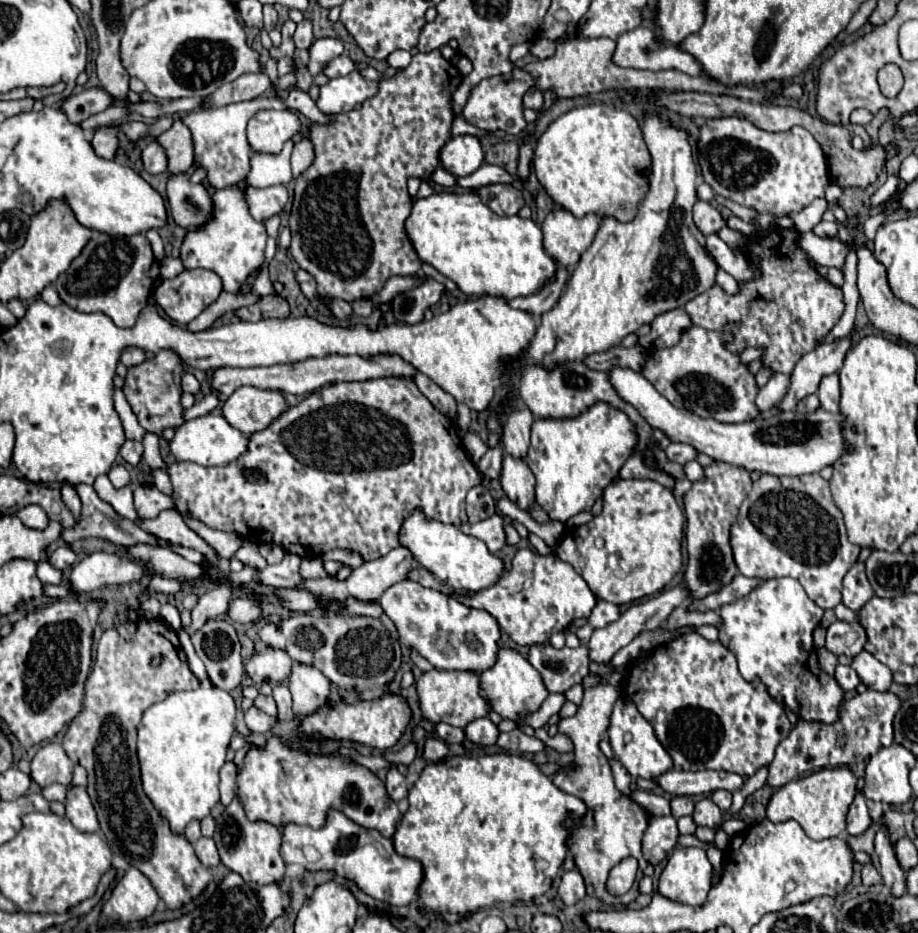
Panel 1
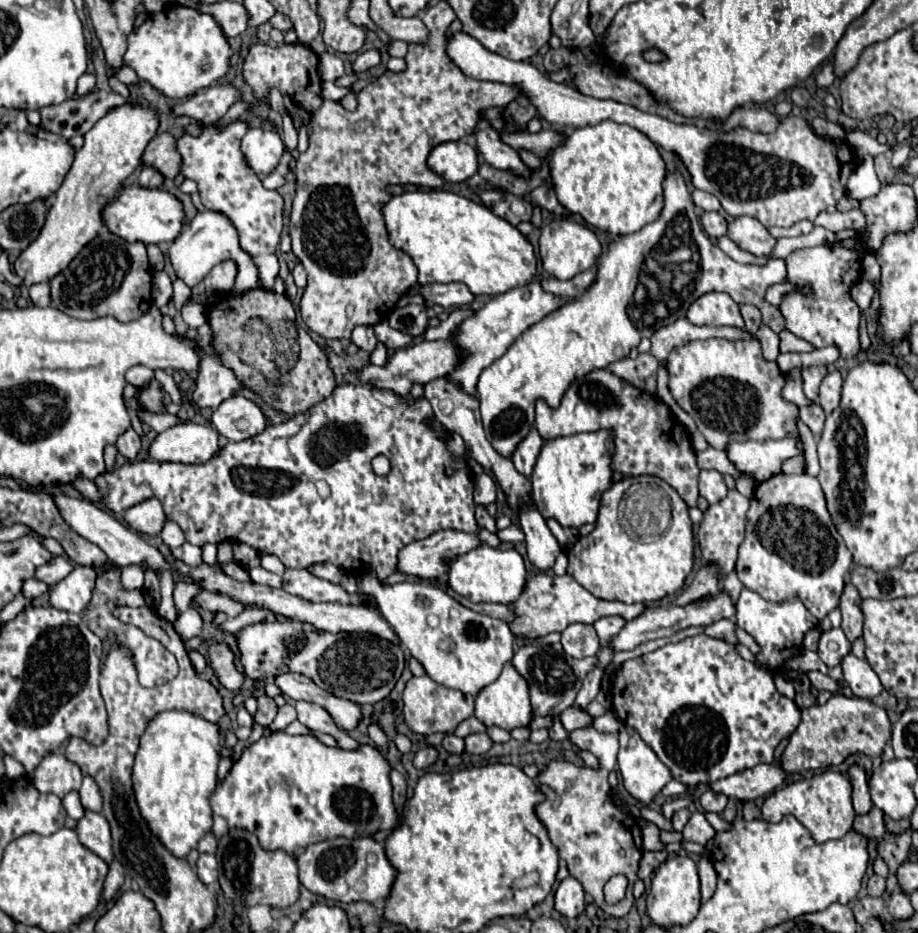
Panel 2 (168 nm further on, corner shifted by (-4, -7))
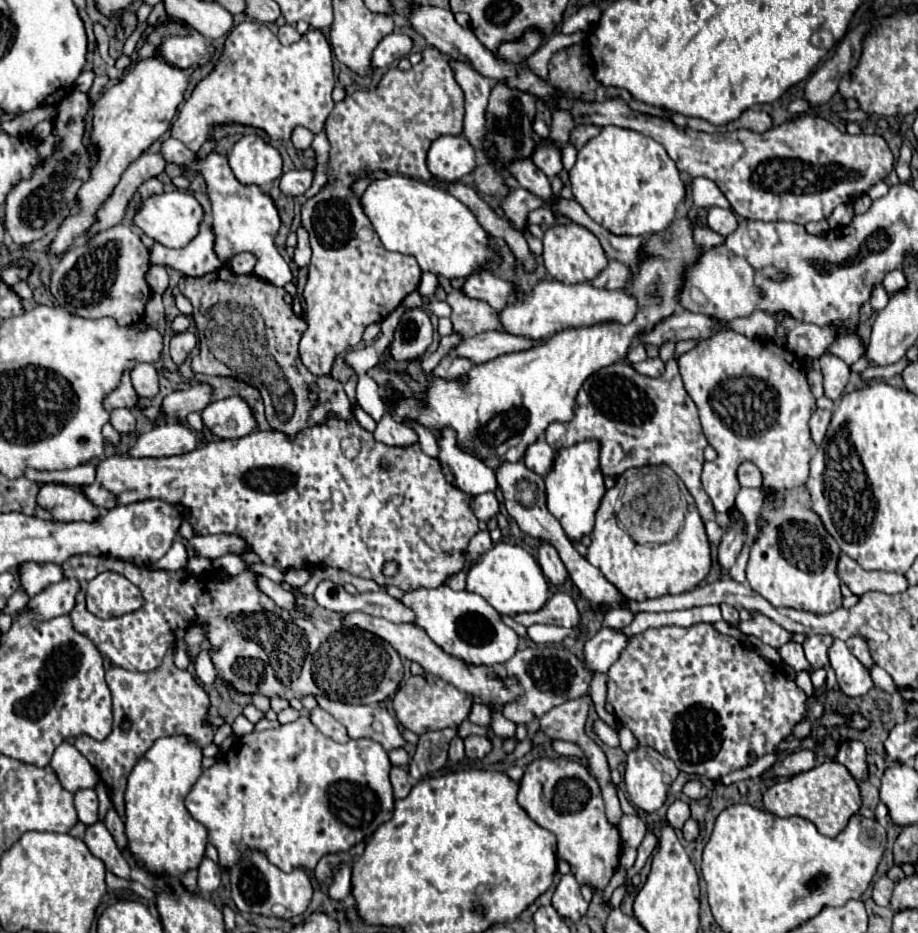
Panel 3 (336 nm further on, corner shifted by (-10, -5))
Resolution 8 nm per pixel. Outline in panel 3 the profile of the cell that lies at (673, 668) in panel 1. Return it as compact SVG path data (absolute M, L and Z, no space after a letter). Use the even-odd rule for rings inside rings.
M695 624L689 628L661 626L631 636L619 660L609 668L607 678L607 698L617 720L627 726L639 742L673 760L683 774L707 780L717 780L765 756L789 736L807 708L805 692L787 680L779 666L763 660L743 642L719 634L711 624Z

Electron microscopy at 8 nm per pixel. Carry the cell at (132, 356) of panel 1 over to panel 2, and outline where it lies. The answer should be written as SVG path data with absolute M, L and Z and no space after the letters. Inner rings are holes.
M133 366L133 368L127 370L125 380L127 380L129 384L133 384L135 388L141 390L141 388L145 388L145 386L153 380L153 370L147 368L147 366Z

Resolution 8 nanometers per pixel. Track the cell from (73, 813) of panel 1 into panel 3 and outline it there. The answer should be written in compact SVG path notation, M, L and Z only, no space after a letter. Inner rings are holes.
M97 820L95 824L87 826L83 842L87 844L87 848L91 850L93 856L103 860L107 870L111 870L119 878L129 878L129 864L125 862L119 848L115 846L115 840L109 834L109 830L105 828L103 820Z

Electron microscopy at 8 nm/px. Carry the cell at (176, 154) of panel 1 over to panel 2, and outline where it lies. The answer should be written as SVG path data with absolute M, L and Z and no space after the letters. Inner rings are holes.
M159 134L155 136L143 156L141 156L143 166L151 166L157 172L161 172L165 178L175 178L181 168L179 154L175 152L175 138L171 134Z

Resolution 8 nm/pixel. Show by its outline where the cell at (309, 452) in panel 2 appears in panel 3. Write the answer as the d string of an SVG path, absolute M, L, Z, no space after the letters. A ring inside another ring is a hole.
M327 414L327 422L309 426L301 432L295 434L295 438L289 438L287 434L281 434L277 430L253 430L249 436L243 436L239 440L217 440L209 442L193 452L181 454L181 456L169 456L169 458L133 458L133 456L111 456L105 458L97 464L97 478L91 486L83 488L83 494L101 510L111 510L113 506L127 506L133 502L141 502L147 498L161 498L171 504L181 504L185 506L187 514L185 520L193 526L193 532L197 536L203 534L237 534L241 536L249 548L259 554L261 562L267 566L275 566L279 570L289 570L289 568L323 568L323 566L333 566L351 572L353 576L369 578L375 580L377 584L393 584L399 586L401 590L415 590L415 588L437 588L445 582L447 576L463 570L465 560L461 552L467 548L469 540L479 532L479 520L471 510L471 500L473 496L465 494L463 490L457 490L449 482L445 482L445 476L441 472L441 464L437 458L427 456L421 450L421 444L415 442L411 446L397 446L389 448L373 438L371 432L359 426L355 416L349 418L349 422L337 418L335 414ZM387 562L397 562L399 570L395 576L385 576L383 566Z

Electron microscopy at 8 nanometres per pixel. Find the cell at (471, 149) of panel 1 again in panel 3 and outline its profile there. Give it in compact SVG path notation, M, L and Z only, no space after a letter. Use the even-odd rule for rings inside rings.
M441 136L429 148L427 168L439 180L457 182L475 170L475 148L463 136Z

